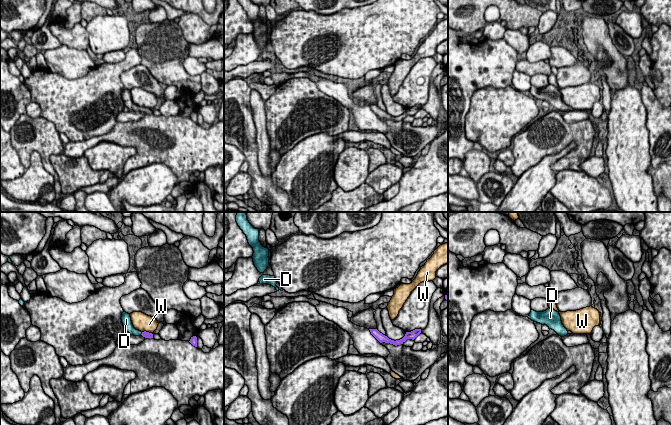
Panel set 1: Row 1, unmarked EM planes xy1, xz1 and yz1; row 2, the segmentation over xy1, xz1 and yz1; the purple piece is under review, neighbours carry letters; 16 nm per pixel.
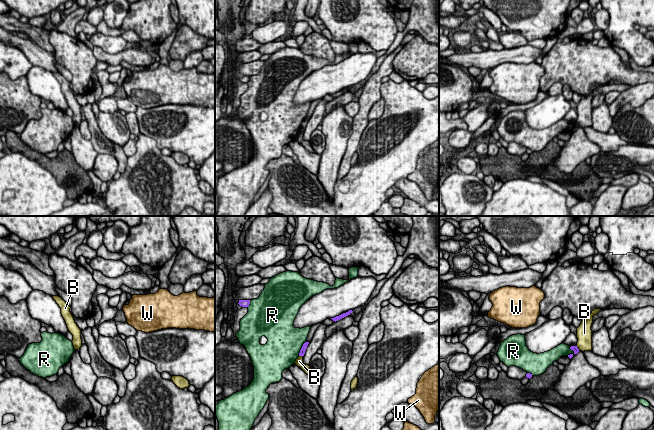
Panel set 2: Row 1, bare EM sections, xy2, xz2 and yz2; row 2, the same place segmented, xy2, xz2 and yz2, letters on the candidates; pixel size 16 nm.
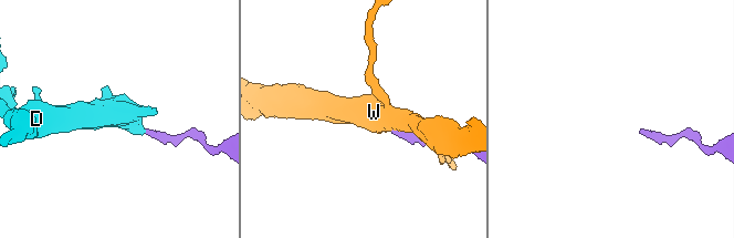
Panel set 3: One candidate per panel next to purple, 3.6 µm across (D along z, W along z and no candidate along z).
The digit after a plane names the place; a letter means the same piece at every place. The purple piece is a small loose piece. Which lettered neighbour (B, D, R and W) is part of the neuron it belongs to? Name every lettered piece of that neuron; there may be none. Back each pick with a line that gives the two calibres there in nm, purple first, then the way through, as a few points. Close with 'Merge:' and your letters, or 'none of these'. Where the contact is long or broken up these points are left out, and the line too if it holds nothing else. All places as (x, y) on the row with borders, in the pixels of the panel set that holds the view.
D: calibres 100 and 140 nm; way xy1 (145, 334), (142, 333), (136, 333), (129, 327)
Merge: D

